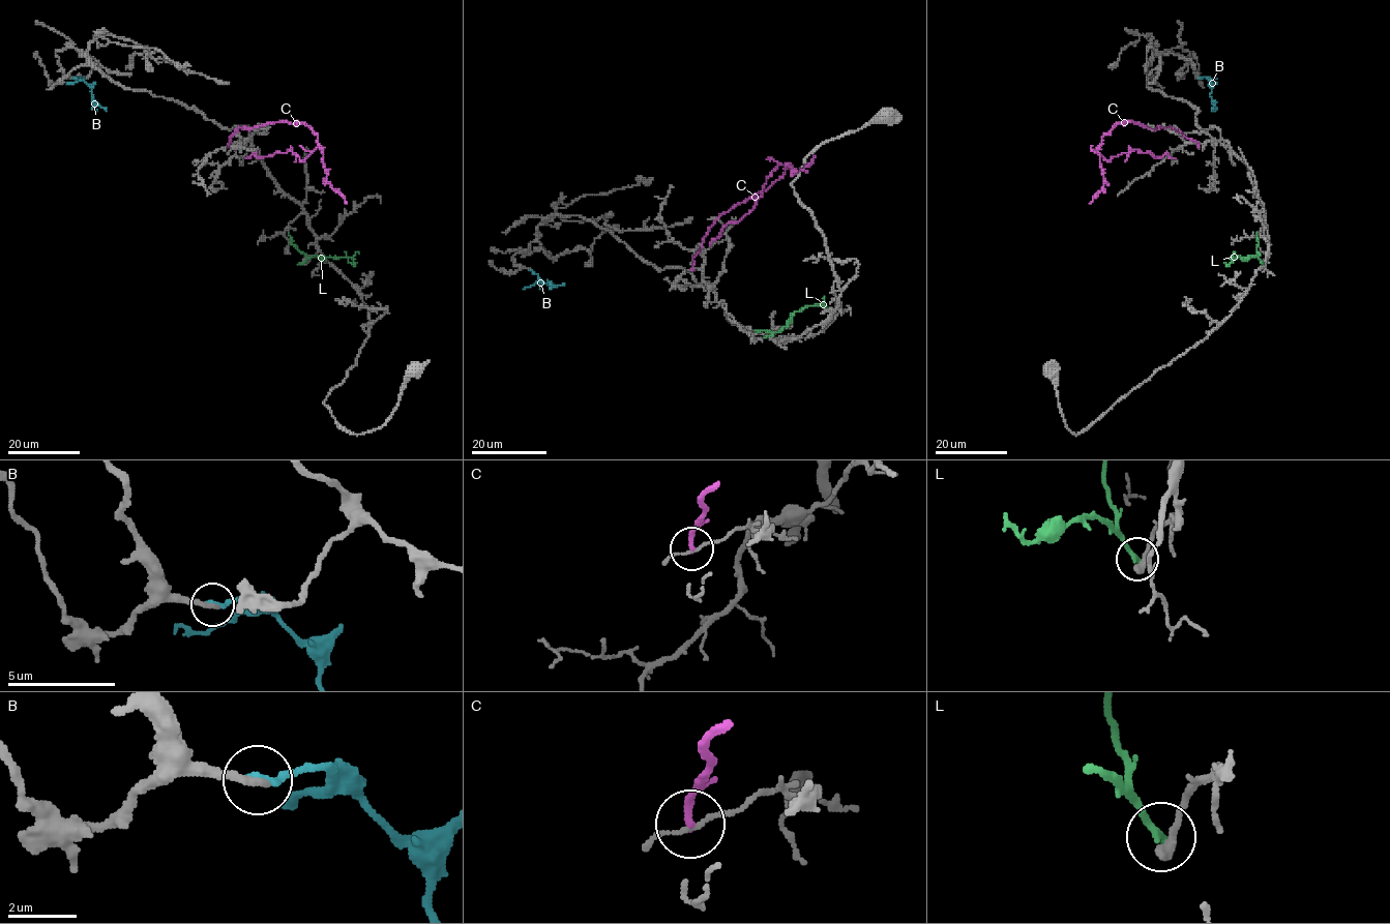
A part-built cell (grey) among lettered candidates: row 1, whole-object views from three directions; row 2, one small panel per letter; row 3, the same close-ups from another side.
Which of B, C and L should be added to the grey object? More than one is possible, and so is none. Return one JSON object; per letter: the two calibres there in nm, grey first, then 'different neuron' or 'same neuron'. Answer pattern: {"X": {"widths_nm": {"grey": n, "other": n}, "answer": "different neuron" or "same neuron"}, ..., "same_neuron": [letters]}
{"B": {"widths_nm": {"grey": 240, "other": 260}, "answer": "different neuron"}, "C": {"widths_nm": {"grey": 110, "other": 240}, "answer": "different neuron"}, "L": {"widths_nm": {"grey": 440, "other": 240}, "answer": "different neuron"}, "same_neuron": []}

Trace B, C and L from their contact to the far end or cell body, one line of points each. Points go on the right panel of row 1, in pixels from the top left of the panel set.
B: (1200, 78), (1207, 77), (1210, 81), (1212, 111)
C: (1199, 146), (1171, 126), (1150, 128), (1133, 121), (1117, 123), (1097, 151), (1107, 160), (1132, 149), (1176, 158)
L: (1263, 263), (1255, 256), (1243, 260), (1233, 258), (1229, 266), (1224, 262)

